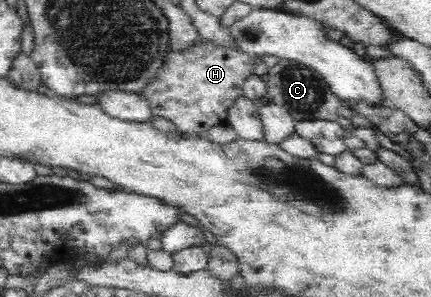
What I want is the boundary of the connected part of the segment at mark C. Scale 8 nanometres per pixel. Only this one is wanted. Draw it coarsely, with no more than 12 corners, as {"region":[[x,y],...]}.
{"region":[[280,59],[267,99],[295,122],[338,119],[342,100],[316,70]]}

